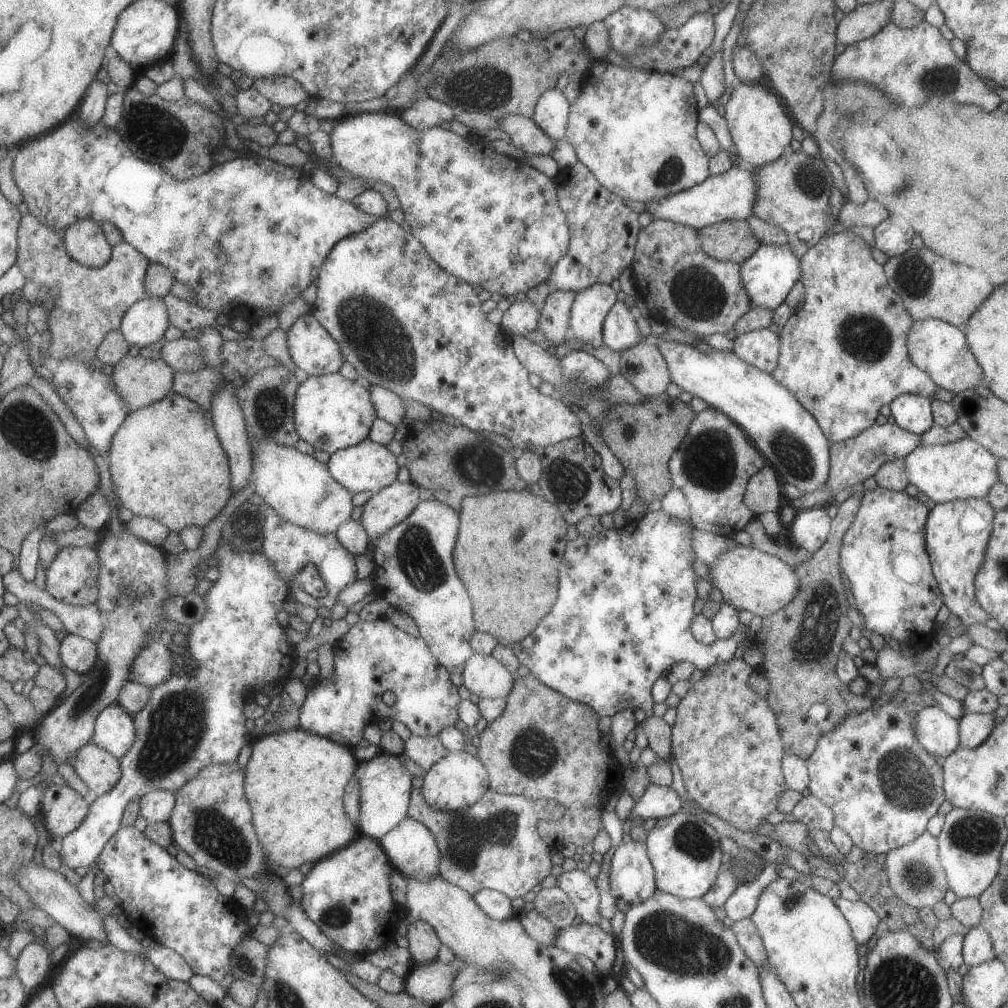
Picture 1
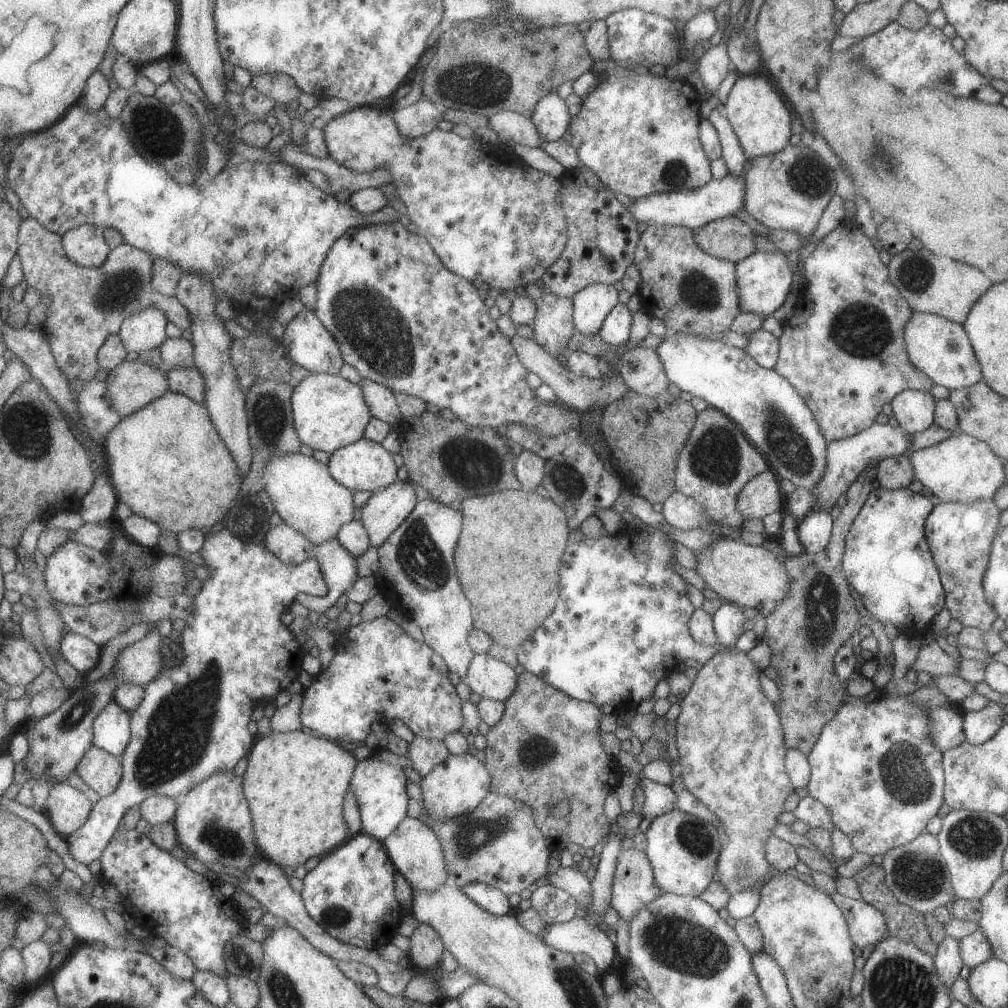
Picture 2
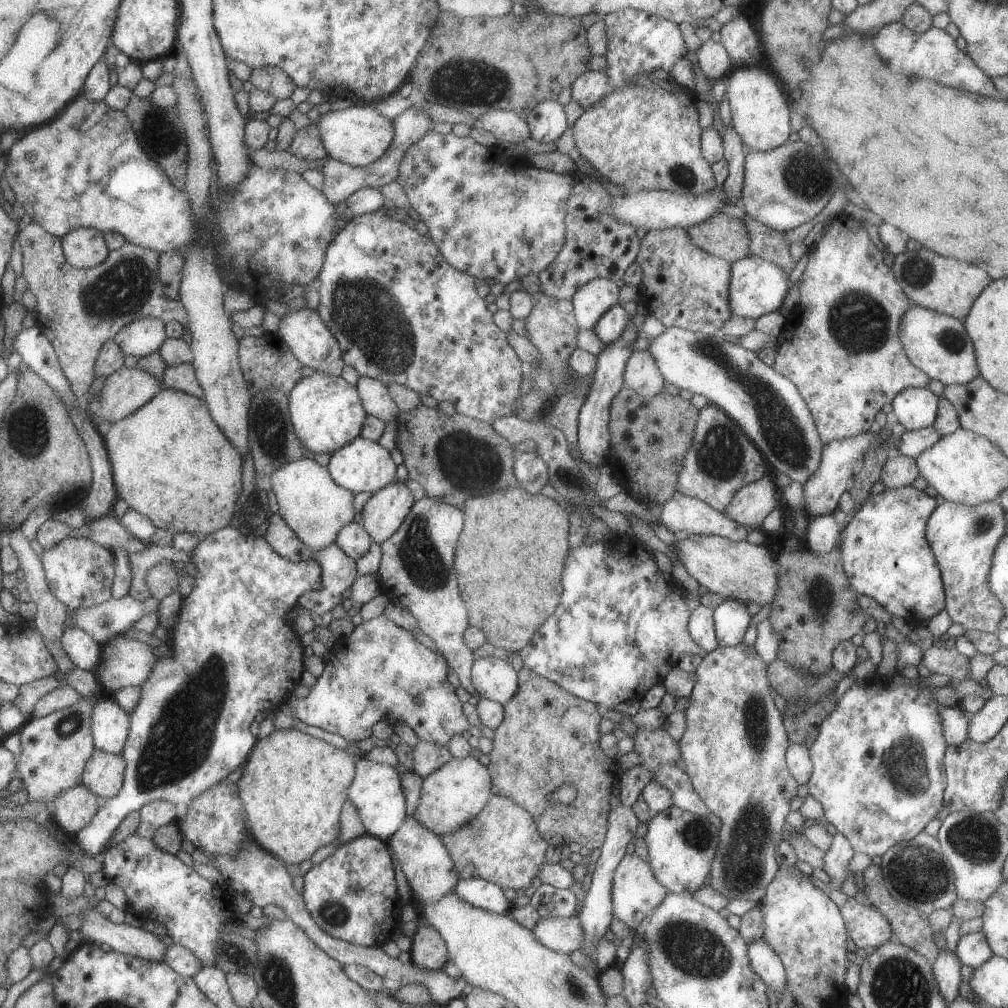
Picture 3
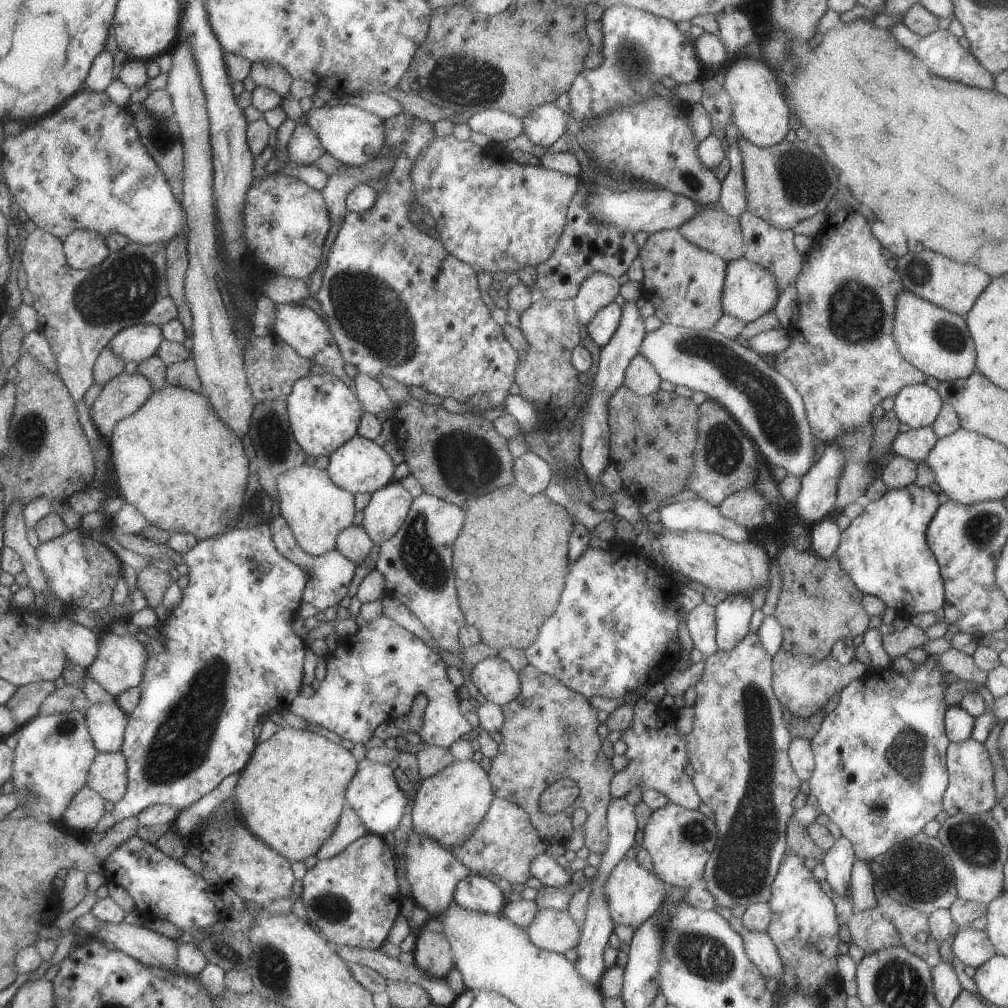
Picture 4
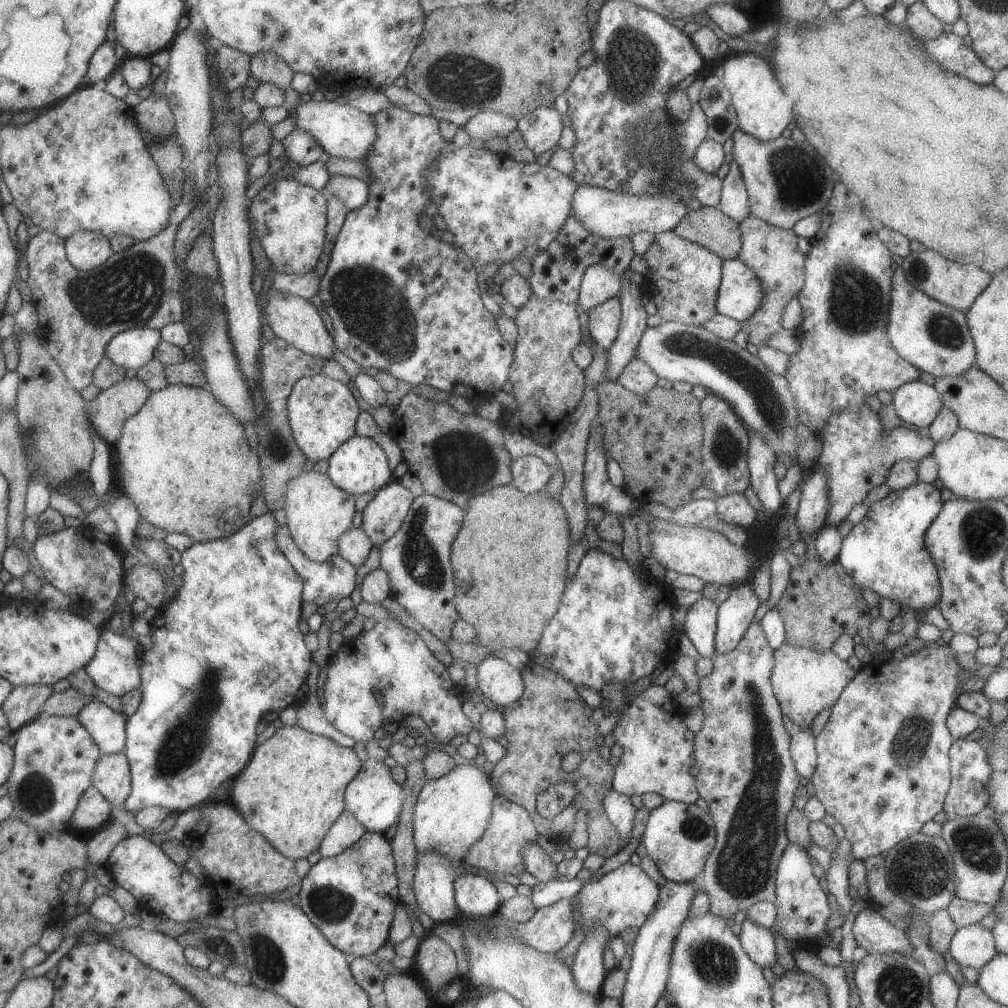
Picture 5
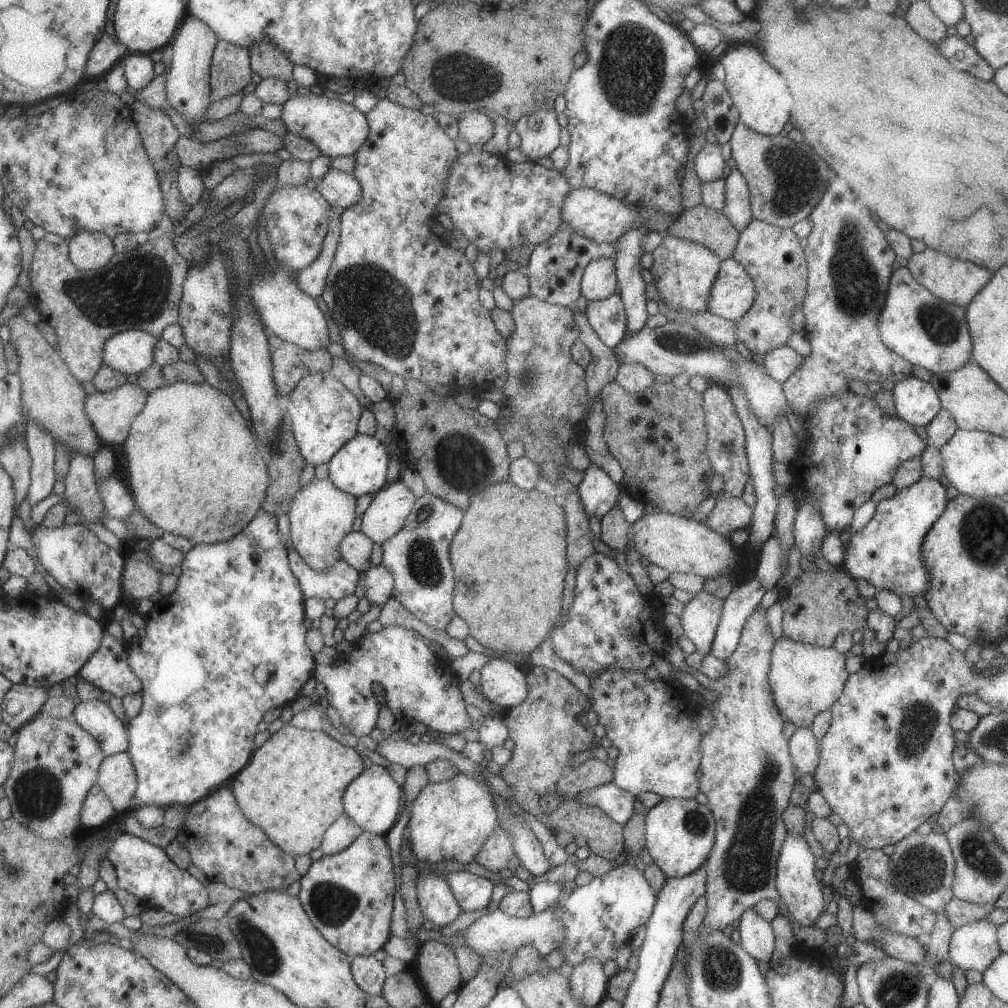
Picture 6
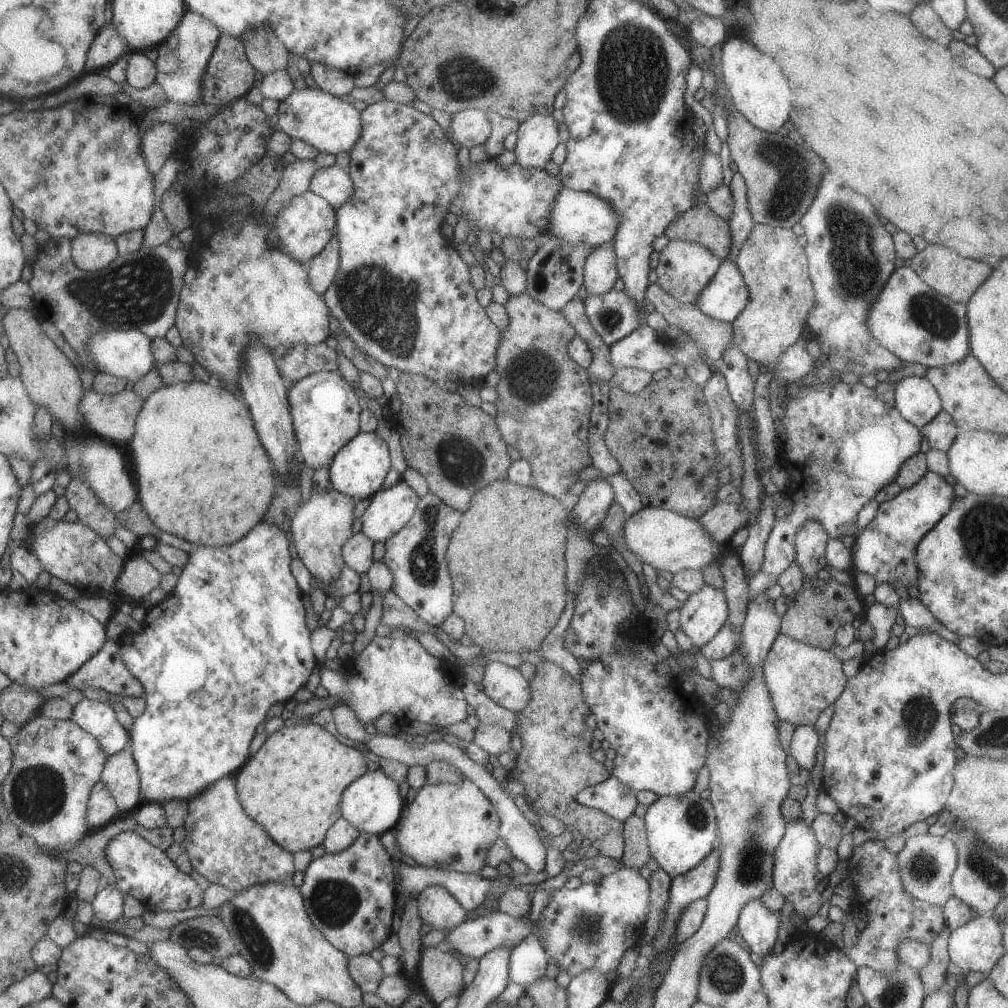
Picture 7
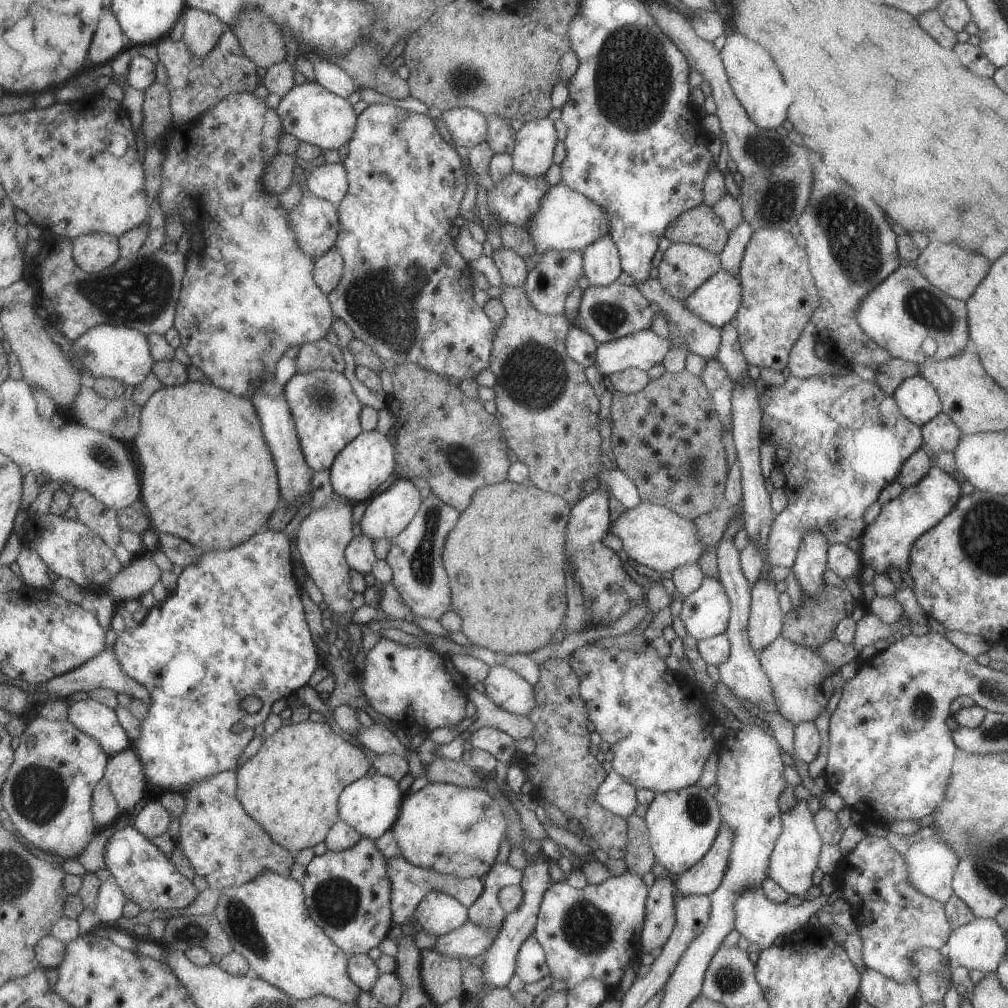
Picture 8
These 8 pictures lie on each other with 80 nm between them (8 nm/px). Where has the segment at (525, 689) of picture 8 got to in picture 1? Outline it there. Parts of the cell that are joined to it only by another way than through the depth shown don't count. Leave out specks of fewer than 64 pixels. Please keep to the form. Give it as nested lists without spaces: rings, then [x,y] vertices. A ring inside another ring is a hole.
[[[473,653],[462,670],[463,686],[469,692],[486,699],[505,699],[515,678],[493,656]]]

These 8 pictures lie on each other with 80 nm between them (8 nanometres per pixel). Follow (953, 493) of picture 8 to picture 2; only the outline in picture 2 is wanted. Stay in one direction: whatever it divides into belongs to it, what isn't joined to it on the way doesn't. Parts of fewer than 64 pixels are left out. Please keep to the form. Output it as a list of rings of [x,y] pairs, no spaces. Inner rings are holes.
[[[879,486],[865,499],[844,540],[841,566],[846,581],[855,589],[871,618],[880,623],[891,622],[907,635],[917,636],[920,630],[925,630],[927,623],[944,607],[944,590],[924,537],[924,524],[932,508],[925,493],[913,492],[909,487],[884,489]]]

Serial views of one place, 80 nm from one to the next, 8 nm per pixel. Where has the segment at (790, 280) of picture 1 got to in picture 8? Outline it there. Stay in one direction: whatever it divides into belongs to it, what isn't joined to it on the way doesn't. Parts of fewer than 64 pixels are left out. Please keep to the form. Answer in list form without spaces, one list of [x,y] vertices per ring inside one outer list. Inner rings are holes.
[[[720,268],[681,302],[703,323],[720,329],[734,318],[740,300],[741,287],[738,279]]]

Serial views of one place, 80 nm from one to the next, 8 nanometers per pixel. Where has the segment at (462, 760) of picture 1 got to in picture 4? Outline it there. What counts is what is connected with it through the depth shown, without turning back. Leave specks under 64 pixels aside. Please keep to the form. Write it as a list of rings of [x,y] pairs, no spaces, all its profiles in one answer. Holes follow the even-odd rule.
[[[454,759],[441,772],[423,779],[419,784],[411,808],[412,829],[419,836],[427,836],[441,848],[451,851],[453,846],[463,844],[479,826],[493,798],[488,774],[481,766],[471,759]]]

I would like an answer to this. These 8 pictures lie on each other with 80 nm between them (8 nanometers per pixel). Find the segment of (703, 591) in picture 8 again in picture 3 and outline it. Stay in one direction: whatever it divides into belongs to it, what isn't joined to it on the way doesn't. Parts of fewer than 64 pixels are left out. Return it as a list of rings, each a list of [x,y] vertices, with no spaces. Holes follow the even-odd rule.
[[[700,604],[690,611],[687,630],[693,642],[705,654],[718,646],[712,621],[712,610],[709,607],[704,607]]]

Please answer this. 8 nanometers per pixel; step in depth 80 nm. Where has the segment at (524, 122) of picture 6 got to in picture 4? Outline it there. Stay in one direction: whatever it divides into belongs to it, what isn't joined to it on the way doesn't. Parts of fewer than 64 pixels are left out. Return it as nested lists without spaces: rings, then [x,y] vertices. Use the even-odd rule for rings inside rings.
[[[554,103],[536,106],[521,119],[523,132],[535,146],[547,149],[567,130],[565,116]]]

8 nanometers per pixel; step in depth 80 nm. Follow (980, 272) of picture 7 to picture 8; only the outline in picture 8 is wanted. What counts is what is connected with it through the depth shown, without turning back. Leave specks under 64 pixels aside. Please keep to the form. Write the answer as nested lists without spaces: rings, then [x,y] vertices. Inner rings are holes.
[[[929,242],[927,248],[920,251],[915,260],[915,268],[935,287],[957,300],[966,301],[977,283],[985,276],[989,268],[987,258],[981,254],[959,248],[957,244]]]

